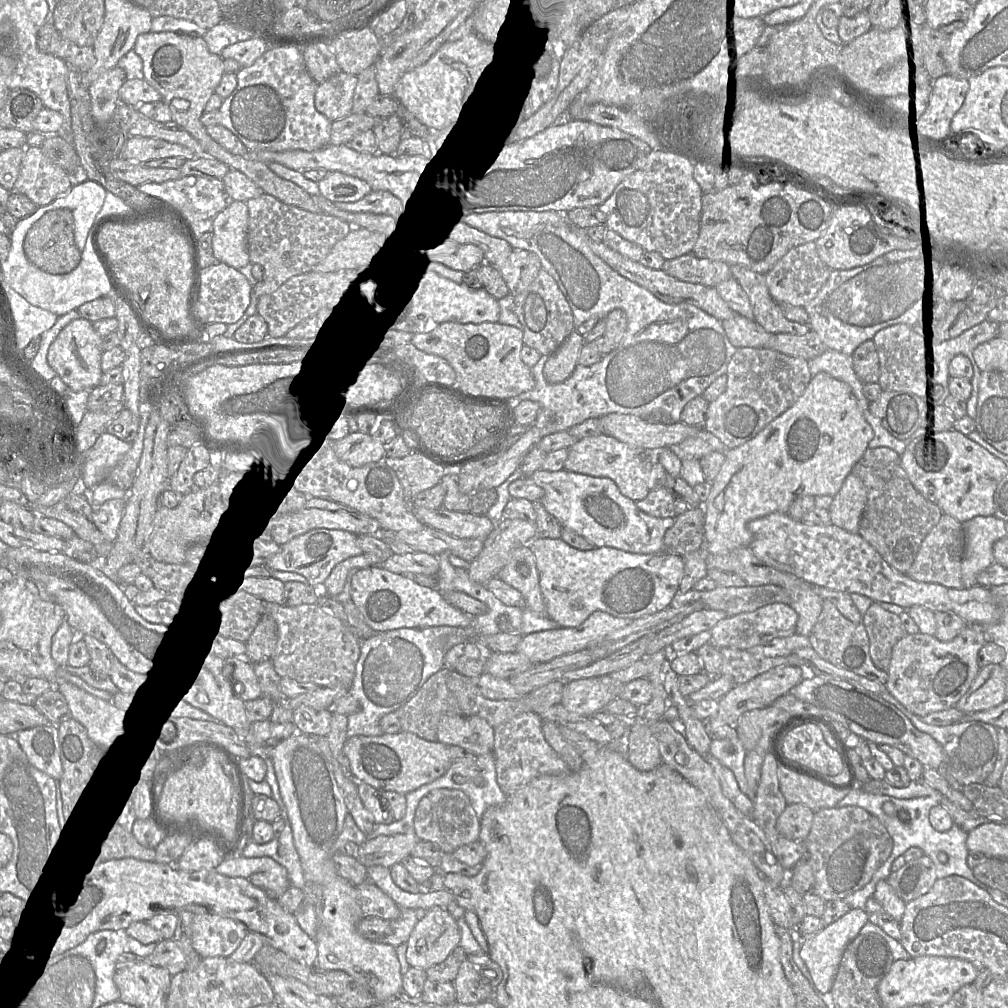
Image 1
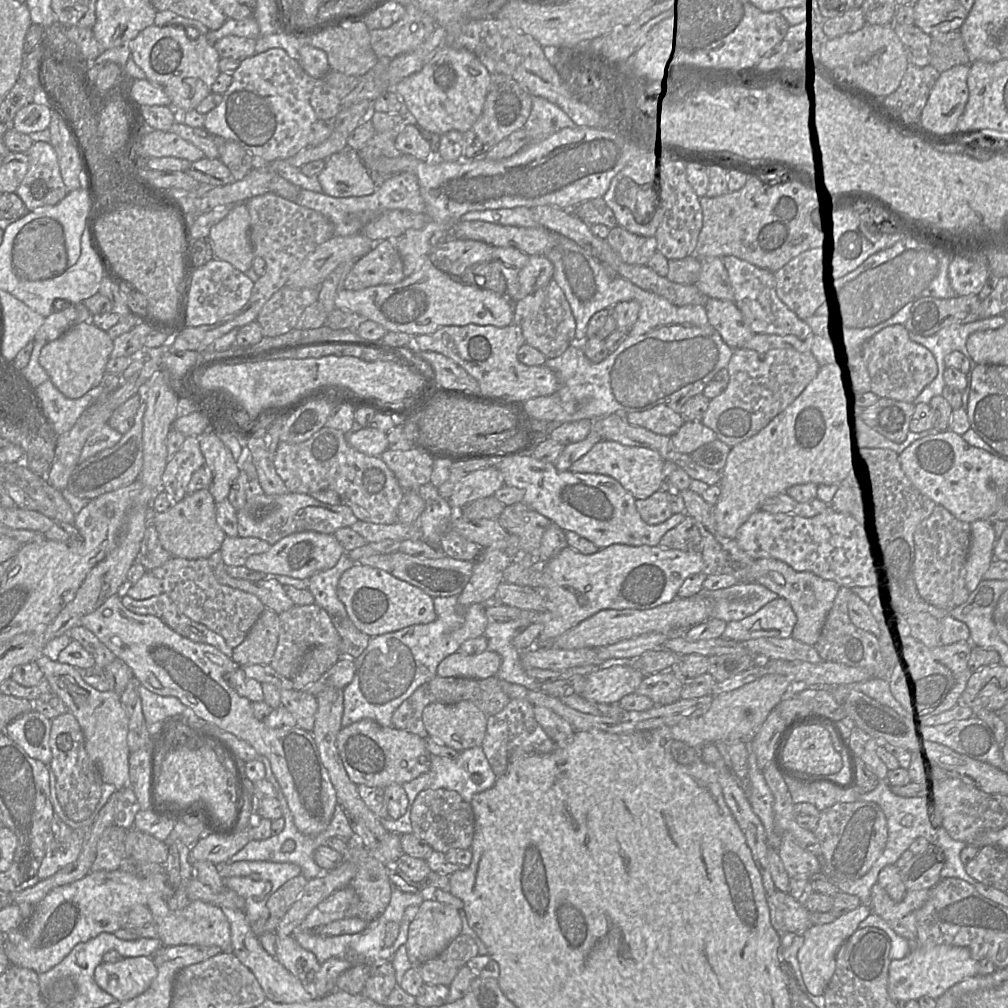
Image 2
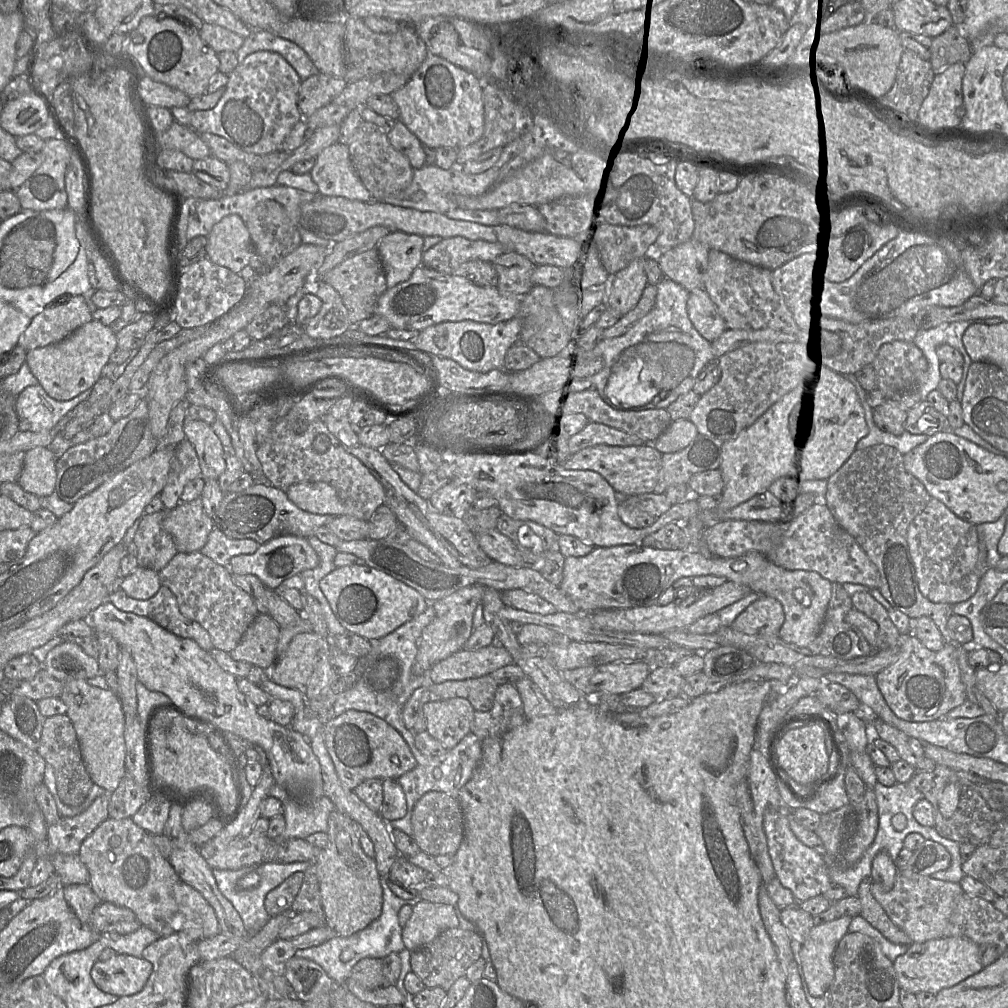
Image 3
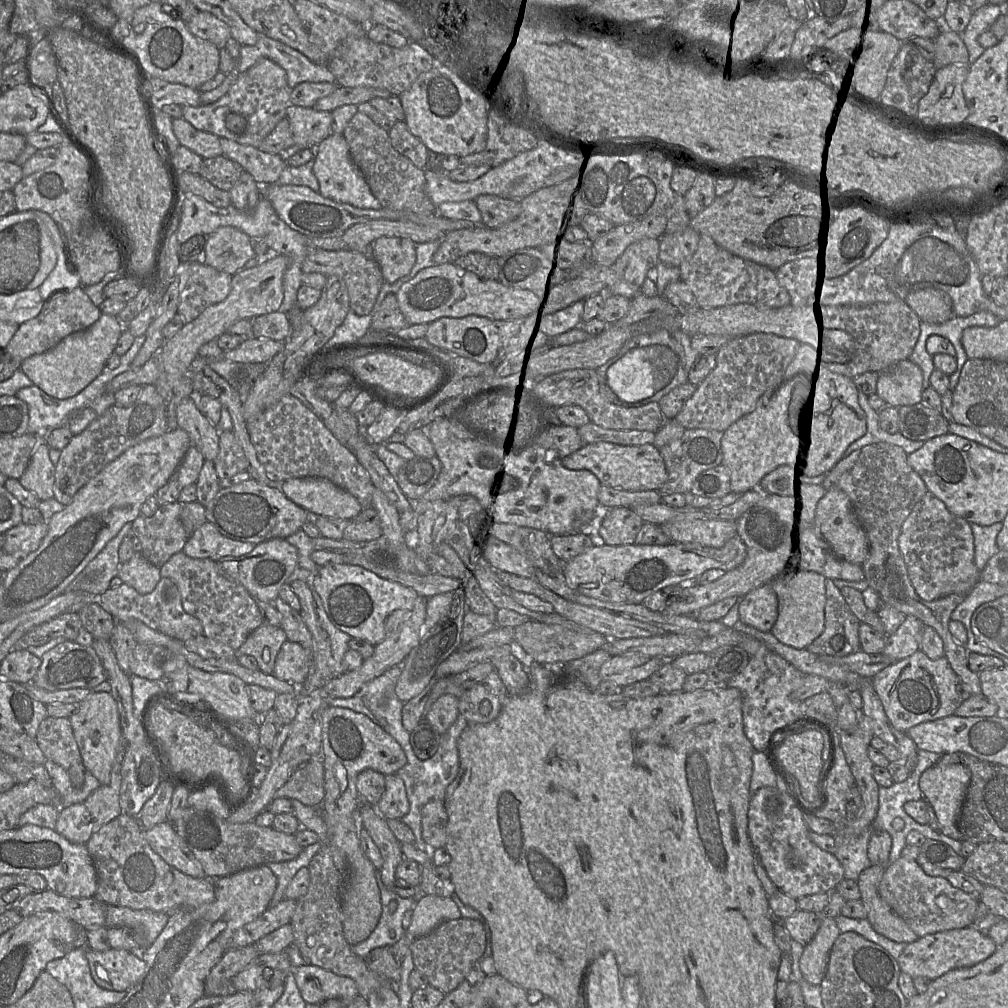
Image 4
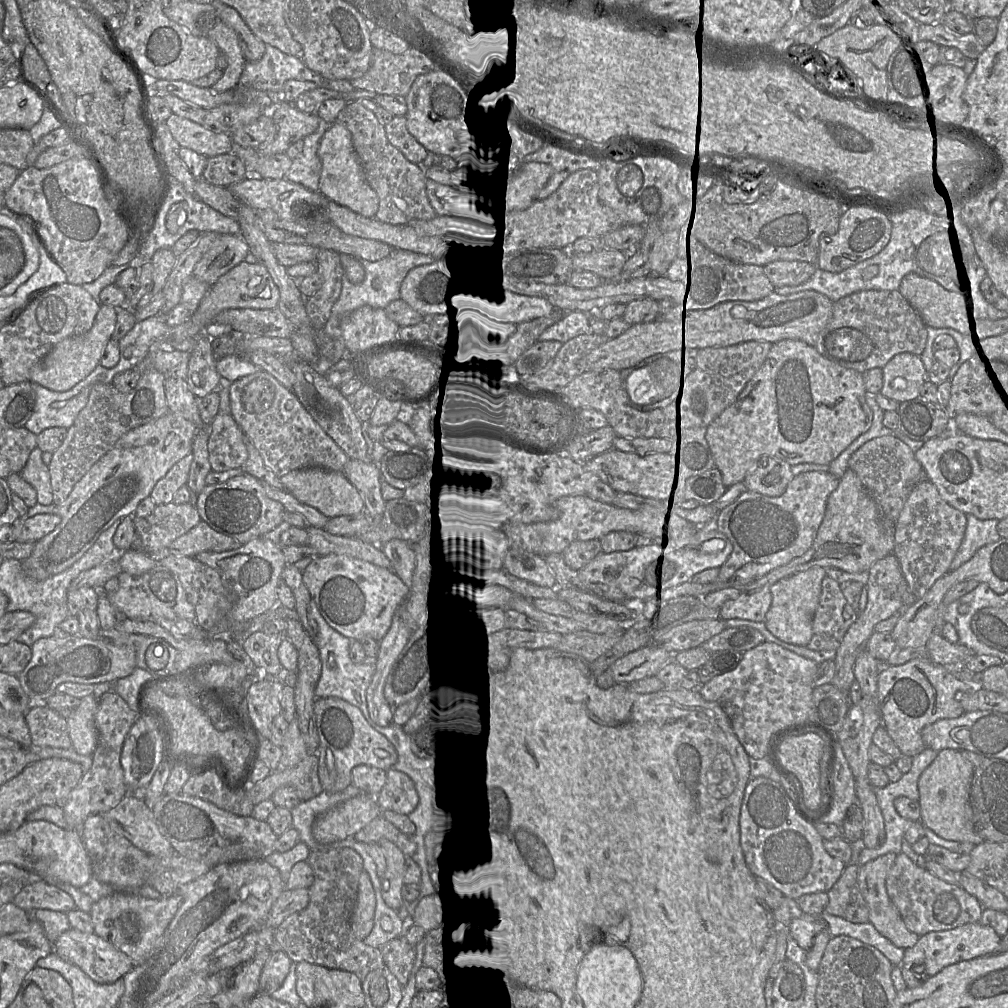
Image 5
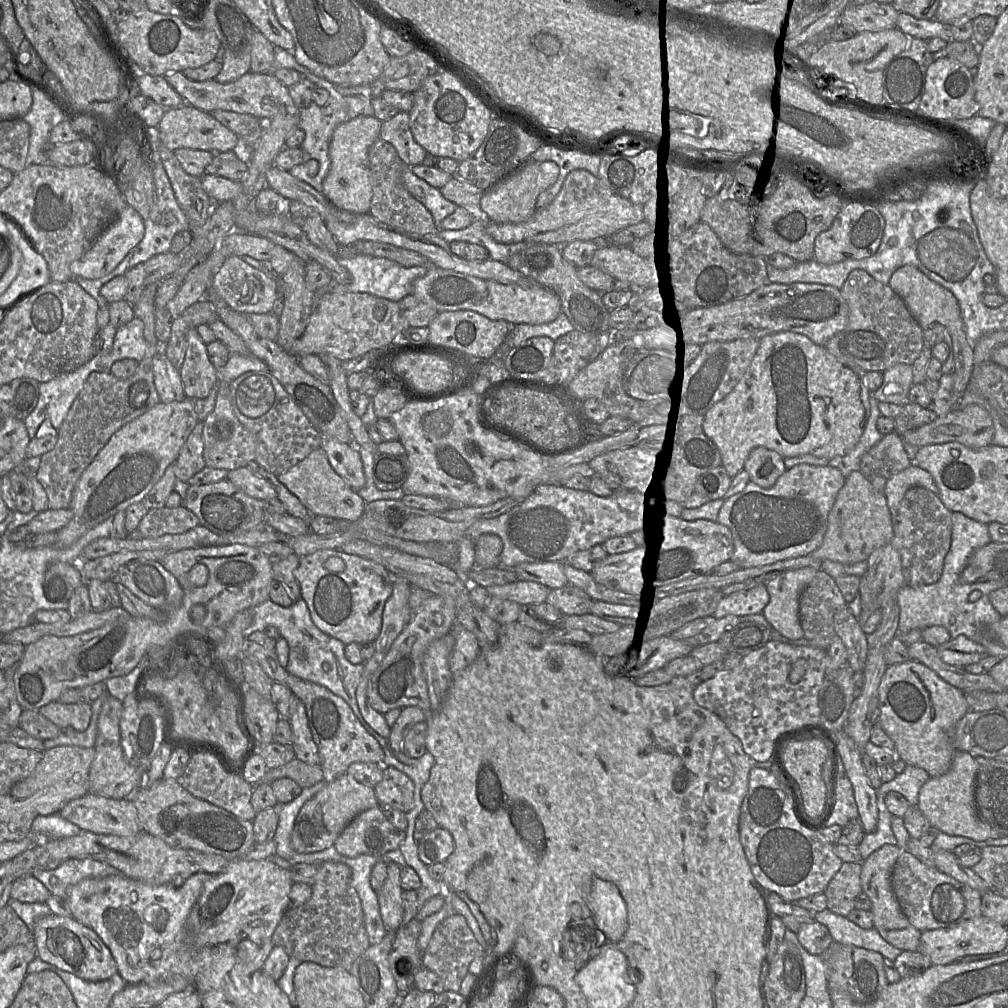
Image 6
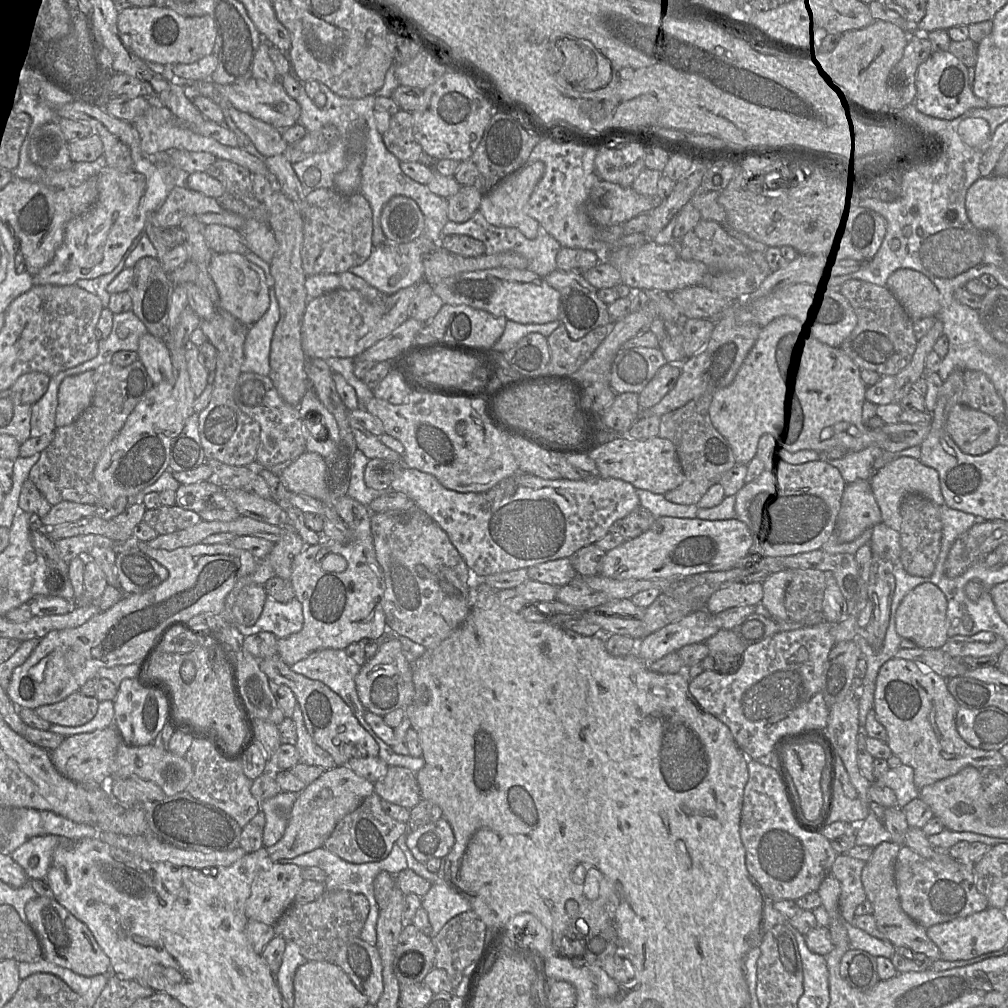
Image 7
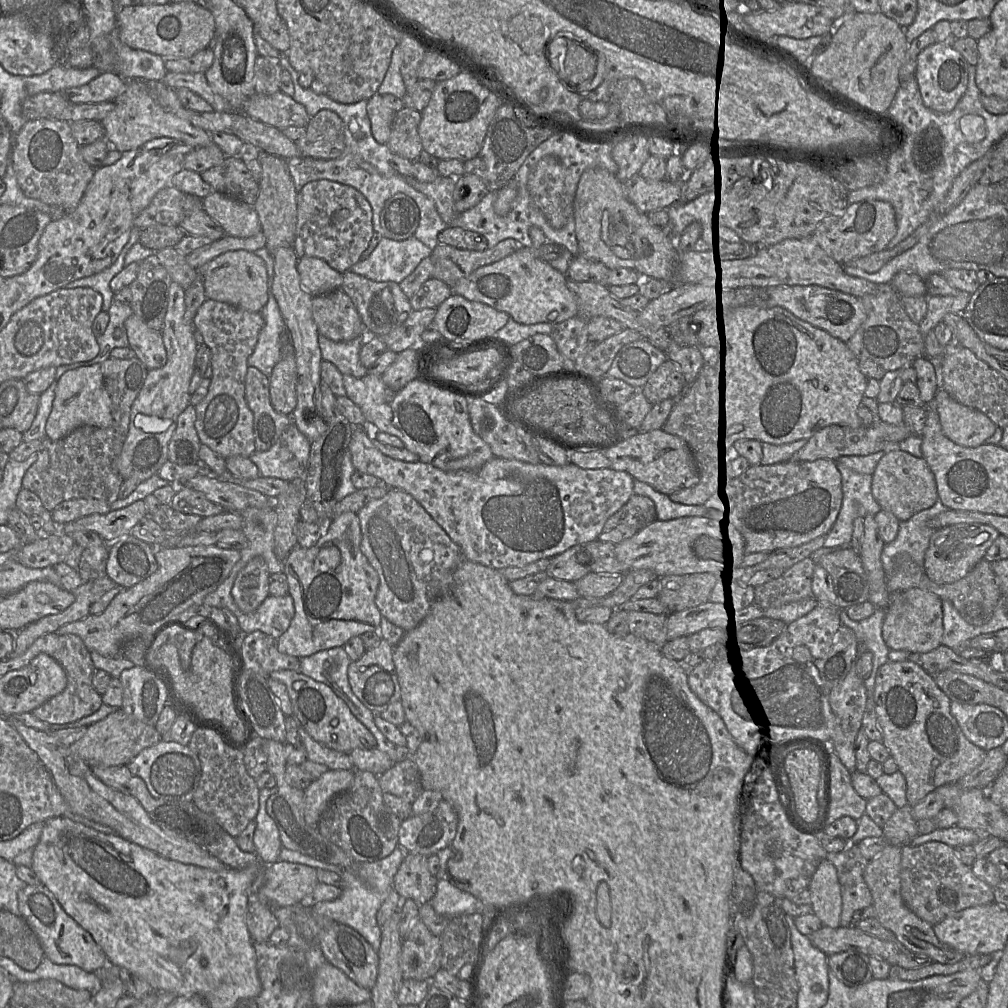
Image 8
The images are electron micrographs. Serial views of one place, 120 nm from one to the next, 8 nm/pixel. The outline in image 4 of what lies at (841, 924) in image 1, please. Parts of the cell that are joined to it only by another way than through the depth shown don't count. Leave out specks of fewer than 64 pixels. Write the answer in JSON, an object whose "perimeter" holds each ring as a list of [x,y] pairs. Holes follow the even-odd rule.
{"perimeter":[[[835,918],[821,921],[818,931],[800,957],[800,971],[805,981],[820,986],[827,971],[830,951],[840,934]]]}

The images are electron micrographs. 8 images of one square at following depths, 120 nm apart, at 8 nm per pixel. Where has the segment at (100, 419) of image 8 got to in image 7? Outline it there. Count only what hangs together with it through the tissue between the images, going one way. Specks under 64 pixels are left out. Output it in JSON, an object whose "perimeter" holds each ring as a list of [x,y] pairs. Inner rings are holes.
{"perimeter":[[[89,370],[63,379],[58,389],[57,428],[71,424],[89,407],[95,392],[93,374]]]}

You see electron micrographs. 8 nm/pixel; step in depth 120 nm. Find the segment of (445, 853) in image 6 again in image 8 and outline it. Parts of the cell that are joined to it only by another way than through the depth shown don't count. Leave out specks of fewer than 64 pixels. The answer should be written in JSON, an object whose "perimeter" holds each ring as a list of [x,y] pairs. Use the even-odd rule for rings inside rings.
{"perimeter":[[[442,799],[437,808],[429,813],[411,815],[400,824],[399,844],[409,853],[425,856],[448,846],[455,837],[458,816],[450,803]]]}

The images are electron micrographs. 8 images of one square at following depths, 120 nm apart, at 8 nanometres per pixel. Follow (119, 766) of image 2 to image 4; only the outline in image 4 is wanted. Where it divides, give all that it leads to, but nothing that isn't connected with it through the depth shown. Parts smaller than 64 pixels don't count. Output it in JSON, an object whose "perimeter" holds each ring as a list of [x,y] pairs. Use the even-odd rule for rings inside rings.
{"perimeter":[[[92,692],[77,703],[75,712],[69,717],[83,764],[101,785],[108,785],[113,762],[123,747],[118,705],[110,692]]]}

